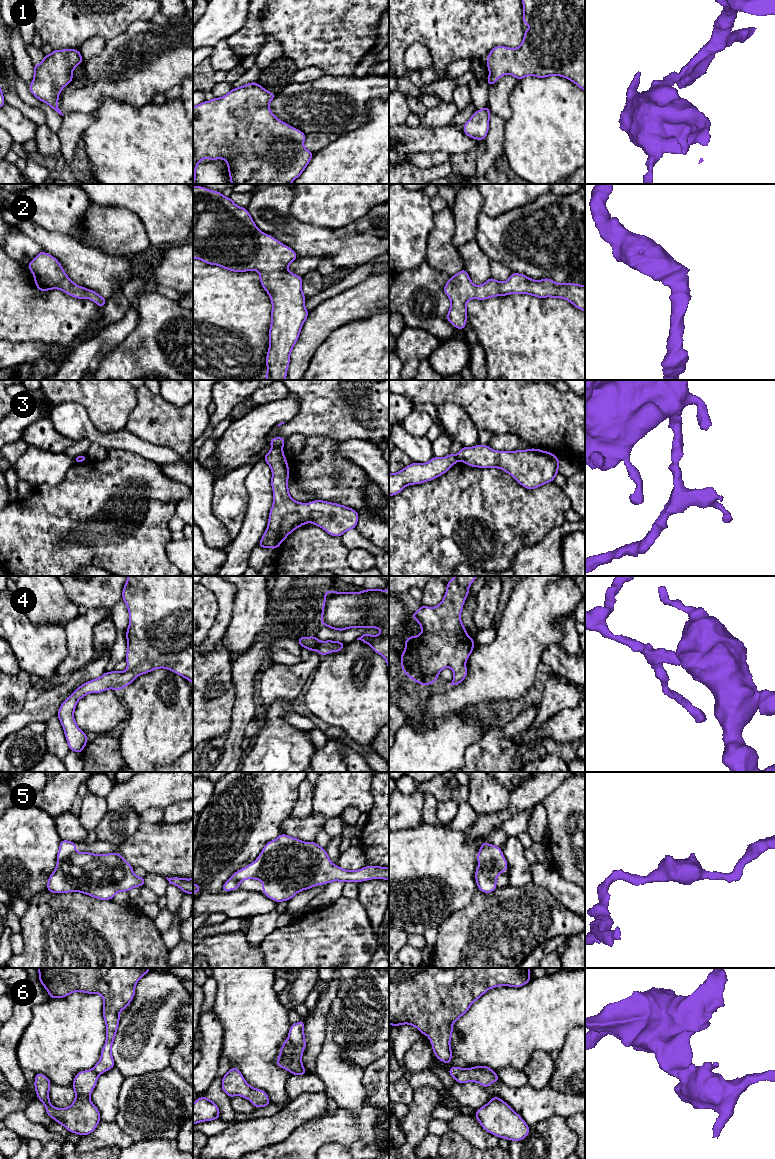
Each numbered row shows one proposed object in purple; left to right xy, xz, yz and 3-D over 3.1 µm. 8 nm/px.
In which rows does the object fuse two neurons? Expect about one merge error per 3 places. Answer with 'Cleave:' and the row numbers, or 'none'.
Cleave: 3, 6

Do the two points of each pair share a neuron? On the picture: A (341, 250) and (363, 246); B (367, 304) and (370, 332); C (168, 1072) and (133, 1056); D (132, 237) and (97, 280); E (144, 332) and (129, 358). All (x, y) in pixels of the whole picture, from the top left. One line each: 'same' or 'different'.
A: same
B: different
C: different
D: different
E: same

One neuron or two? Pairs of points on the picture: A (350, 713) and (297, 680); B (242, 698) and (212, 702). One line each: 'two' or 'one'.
A: two
B: two

